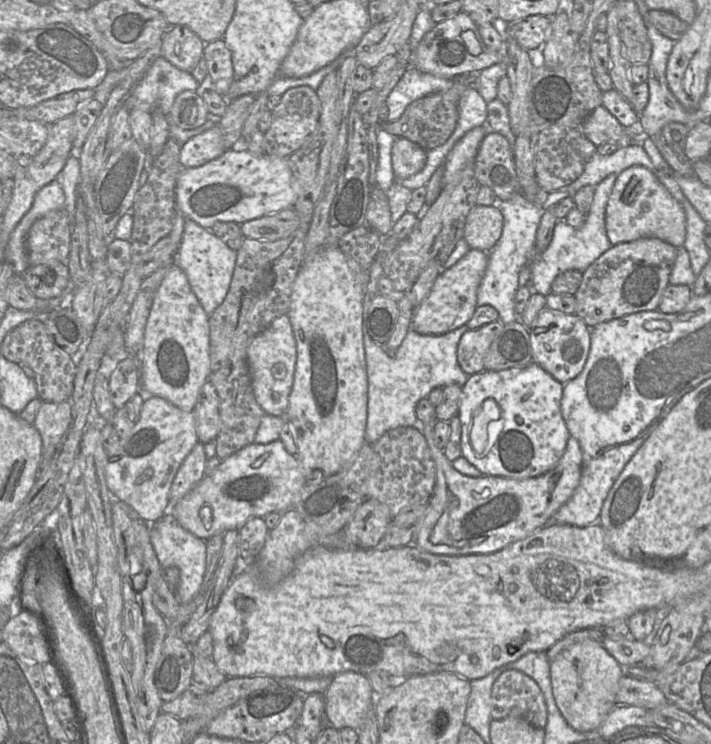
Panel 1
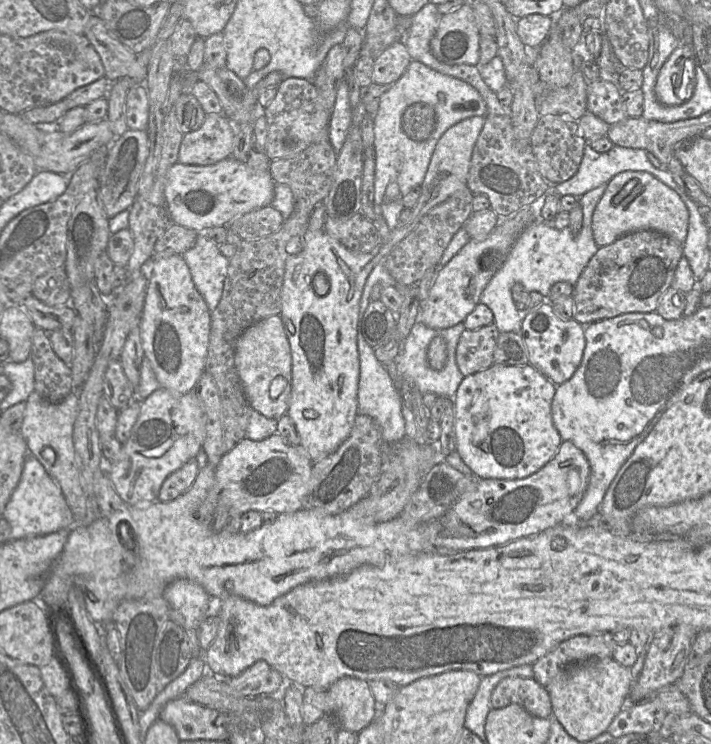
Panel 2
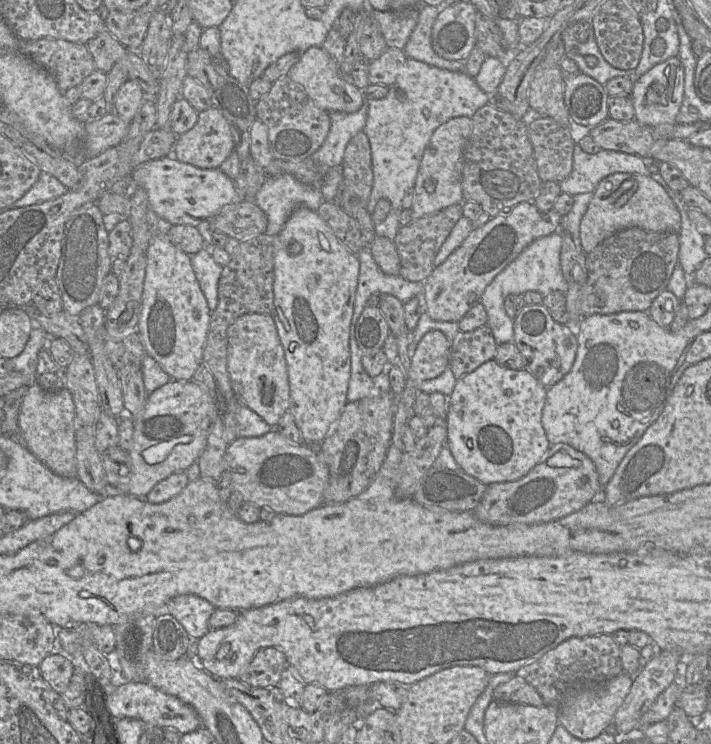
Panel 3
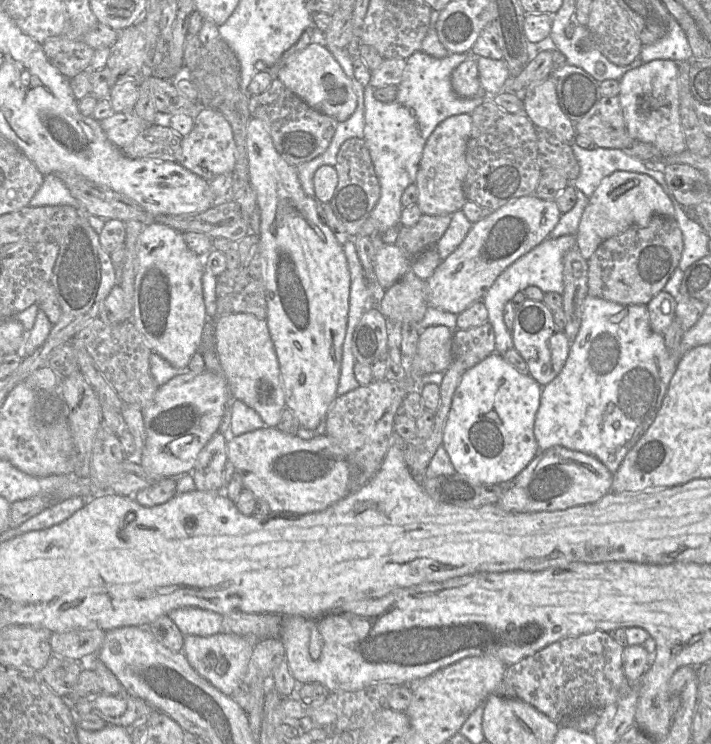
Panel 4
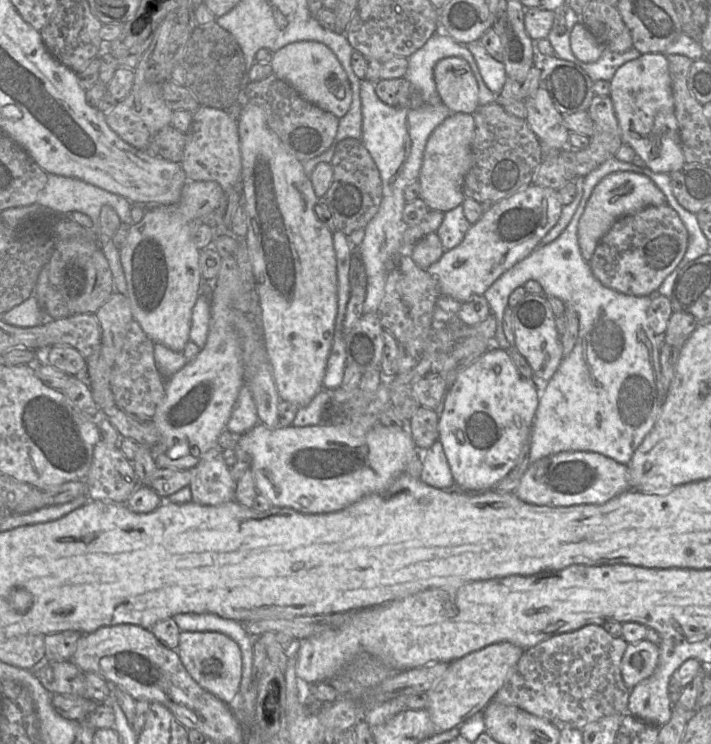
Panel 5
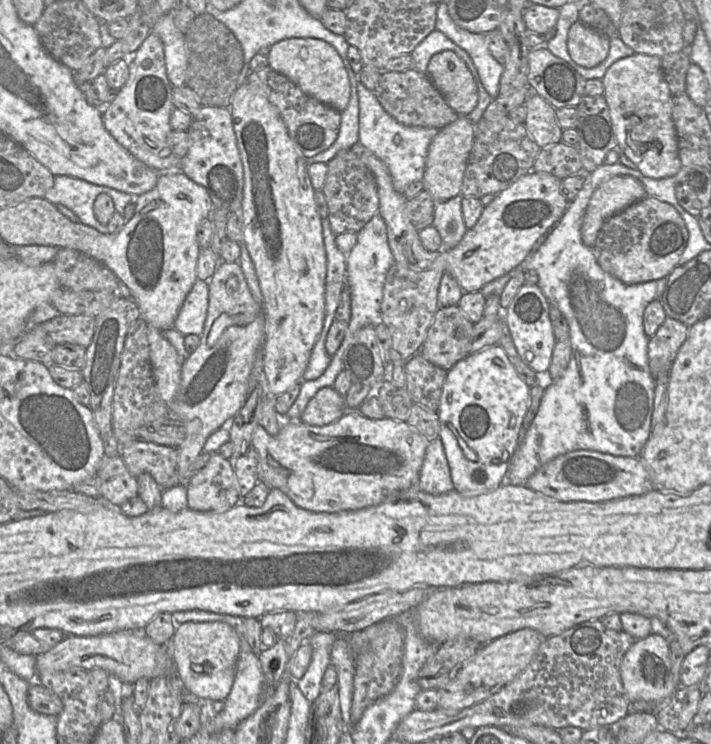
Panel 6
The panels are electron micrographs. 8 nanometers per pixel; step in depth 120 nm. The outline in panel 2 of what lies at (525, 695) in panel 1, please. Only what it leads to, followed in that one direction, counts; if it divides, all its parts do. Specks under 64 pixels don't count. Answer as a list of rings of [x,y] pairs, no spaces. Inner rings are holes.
[[[508,677],[496,685],[491,695],[491,707],[498,709],[510,704],[519,704],[540,718],[550,718],[553,714],[547,687],[534,678]]]

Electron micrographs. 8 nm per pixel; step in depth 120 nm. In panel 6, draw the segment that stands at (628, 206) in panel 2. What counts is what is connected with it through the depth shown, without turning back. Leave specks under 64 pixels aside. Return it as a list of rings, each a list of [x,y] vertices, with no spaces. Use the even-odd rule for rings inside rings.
[[[614,176],[593,192],[581,225],[582,242],[593,248],[604,222],[627,206],[646,197],[643,184],[632,176]]]

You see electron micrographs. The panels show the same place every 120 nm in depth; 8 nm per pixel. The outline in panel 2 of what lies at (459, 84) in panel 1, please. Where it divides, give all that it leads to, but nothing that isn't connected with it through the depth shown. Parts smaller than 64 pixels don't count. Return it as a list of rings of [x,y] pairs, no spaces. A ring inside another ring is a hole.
[[[418,102],[406,108],[401,118],[404,133],[415,141],[424,141],[435,128],[435,111],[430,105]]]

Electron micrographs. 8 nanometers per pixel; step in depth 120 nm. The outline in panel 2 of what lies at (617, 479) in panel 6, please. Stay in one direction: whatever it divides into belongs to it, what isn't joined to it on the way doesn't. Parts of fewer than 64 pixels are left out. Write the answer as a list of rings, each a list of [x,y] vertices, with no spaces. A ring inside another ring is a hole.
[[[562,441],[557,453],[555,456],[540,470],[533,473],[532,475],[522,478],[522,479],[480,479],[476,481],[476,486],[474,489],[471,489],[465,492],[459,500],[442,516],[439,518],[429,521],[424,526],[428,526],[428,542],[434,548],[434,551],[437,552],[464,552],[467,550],[473,549],[483,549],[490,547],[497,547],[504,544],[507,544],[511,541],[517,540],[519,538],[528,537],[530,535],[538,534],[548,528],[559,525],[569,519],[570,515],[573,515],[574,510],[582,500],[589,483],[590,478],[590,465],[586,459],[583,452],[577,448],[570,441]]]

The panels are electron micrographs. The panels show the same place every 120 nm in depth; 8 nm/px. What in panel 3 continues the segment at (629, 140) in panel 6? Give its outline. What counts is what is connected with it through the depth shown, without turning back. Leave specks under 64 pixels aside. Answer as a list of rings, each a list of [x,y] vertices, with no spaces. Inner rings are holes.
[[[678,57],[667,59],[649,69],[633,83],[630,98],[637,122],[657,126],[676,124],[684,95],[684,71]]]

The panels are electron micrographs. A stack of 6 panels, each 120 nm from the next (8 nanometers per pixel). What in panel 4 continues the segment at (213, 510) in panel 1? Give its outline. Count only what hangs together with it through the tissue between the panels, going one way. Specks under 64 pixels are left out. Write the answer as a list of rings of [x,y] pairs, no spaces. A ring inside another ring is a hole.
[[[264,426],[238,436],[231,435],[229,438],[226,438],[226,441],[227,459],[233,463],[235,471],[241,475],[243,487],[252,491],[258,501],[265,502],[269,506],[271,513],[310,514],[320,512],[342,500],[351,493],[352,467],[345,452],[326,434],[316,436],[310,440],[303,440],[297,435],[283,433],[277,427]]]

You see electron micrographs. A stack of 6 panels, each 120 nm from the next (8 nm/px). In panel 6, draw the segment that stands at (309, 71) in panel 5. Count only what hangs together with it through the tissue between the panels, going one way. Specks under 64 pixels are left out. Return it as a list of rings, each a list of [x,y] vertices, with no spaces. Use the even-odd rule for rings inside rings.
[[[288,38],[270,47],[268,66],[284,75],[306,95],[327,104],[340,112],[350,99],[350,81],[344,63],[336,49],[321,39]]]

